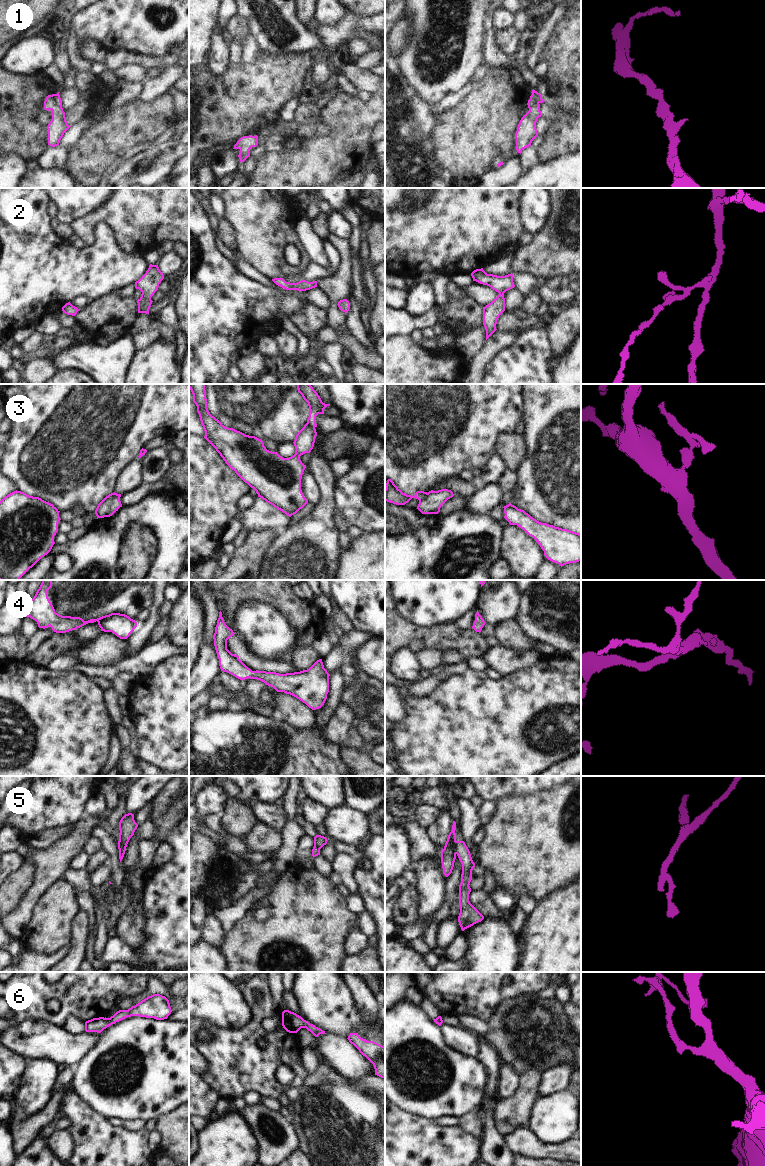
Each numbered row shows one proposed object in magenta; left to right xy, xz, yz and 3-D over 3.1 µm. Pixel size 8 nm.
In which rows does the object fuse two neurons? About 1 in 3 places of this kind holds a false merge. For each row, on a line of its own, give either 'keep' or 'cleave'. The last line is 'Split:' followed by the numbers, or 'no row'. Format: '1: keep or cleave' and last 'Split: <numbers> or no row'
1: keep
2: keep
3: cleave
4: keep
5: cleave
6: keep
Split: 3, 5

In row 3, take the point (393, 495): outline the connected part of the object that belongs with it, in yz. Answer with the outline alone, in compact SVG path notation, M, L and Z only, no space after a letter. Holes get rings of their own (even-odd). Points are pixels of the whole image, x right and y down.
M391 479L387 480L386 488L385 488L385 501L396 504L396 505L405 505L412 498L416 498L418 500L425 499L427 496L427 492L417 491L414 496L407 495L403 493Z

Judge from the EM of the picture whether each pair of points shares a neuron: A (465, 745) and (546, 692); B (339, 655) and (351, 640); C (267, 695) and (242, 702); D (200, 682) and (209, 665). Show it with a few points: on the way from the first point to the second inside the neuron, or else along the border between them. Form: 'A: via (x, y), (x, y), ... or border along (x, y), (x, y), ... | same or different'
A: via (485, 740), (503, 732), (526, 709) | same
B: via (340, 651), (347, 644) | same
C: border along (242, 690), (254, 704), (268, 704), (272, 707) | different
D: via (200, 678), (206, 669) | same

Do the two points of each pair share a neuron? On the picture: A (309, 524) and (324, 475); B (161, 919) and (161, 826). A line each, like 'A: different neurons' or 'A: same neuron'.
A: same neuron
B: different neurons

